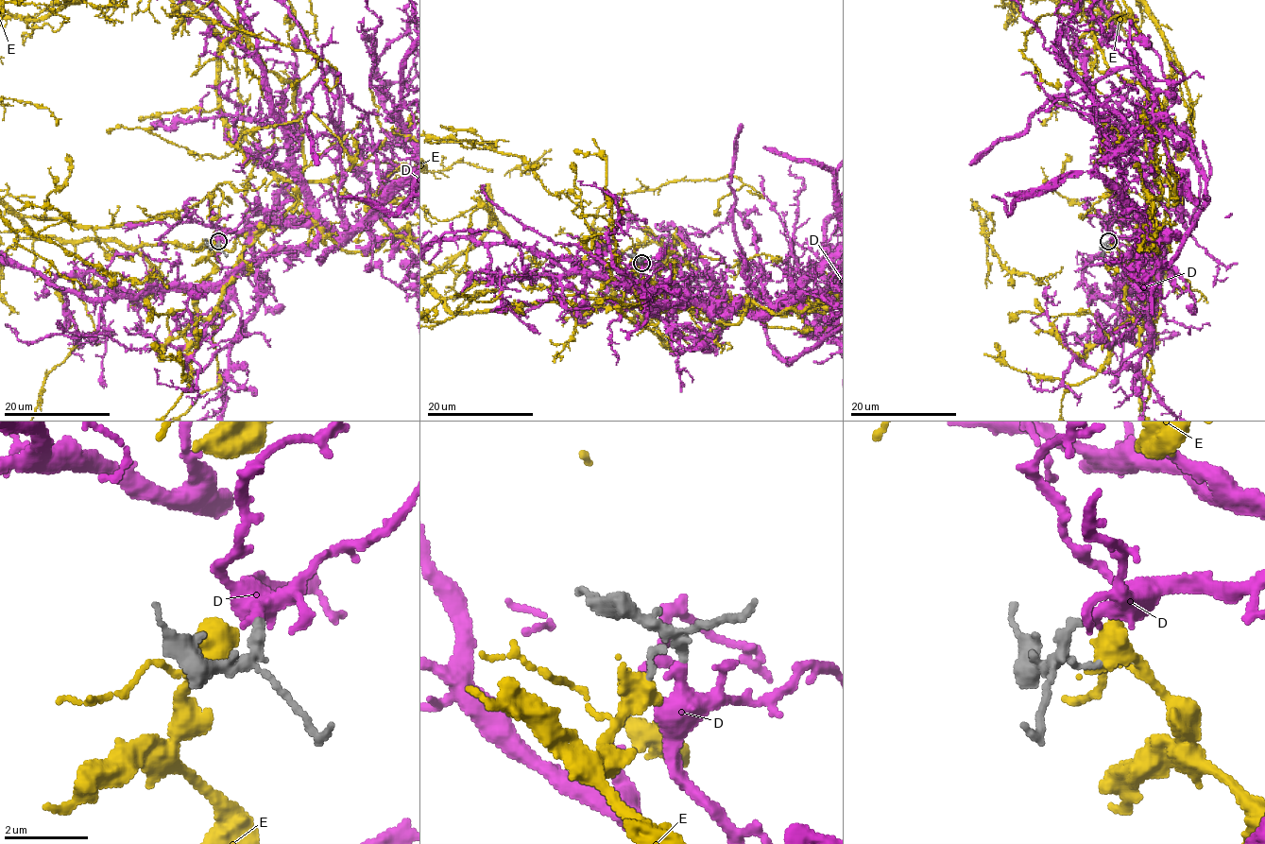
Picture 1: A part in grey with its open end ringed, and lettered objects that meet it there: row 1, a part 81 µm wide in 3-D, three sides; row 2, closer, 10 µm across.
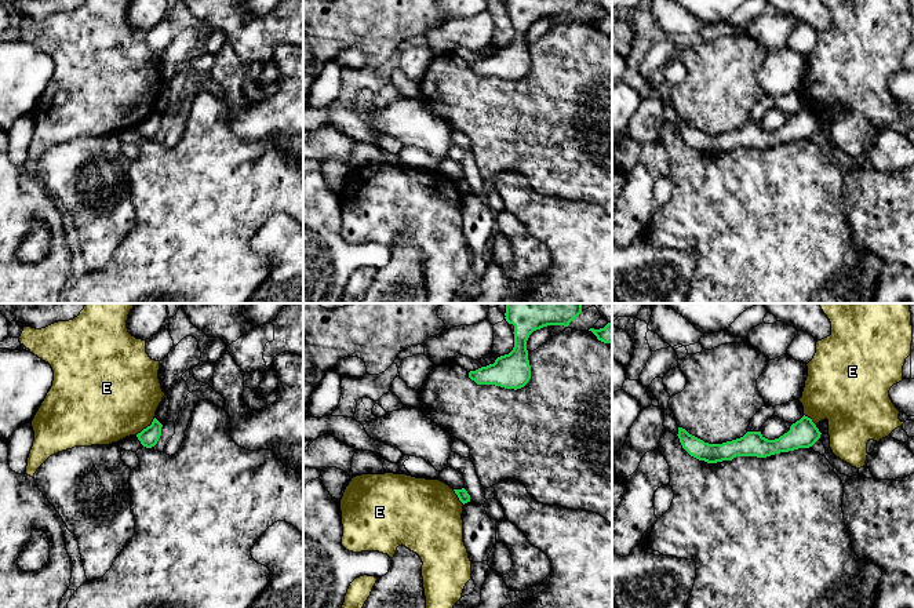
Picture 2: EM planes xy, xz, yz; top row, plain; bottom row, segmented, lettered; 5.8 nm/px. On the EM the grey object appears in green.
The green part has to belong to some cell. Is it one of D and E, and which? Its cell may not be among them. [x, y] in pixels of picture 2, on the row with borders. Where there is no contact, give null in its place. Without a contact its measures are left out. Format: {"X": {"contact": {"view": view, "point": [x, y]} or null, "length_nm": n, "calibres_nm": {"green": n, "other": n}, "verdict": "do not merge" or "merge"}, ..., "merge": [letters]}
{"D": {"contact": null, "verdict": "merge"}, "E": {"contact": {"view": "xy", "point": [146, 428]}, "length_nm": 160, "calibres_nm": {"green": 110, "other": 480}, "verdict": "do not merge"}, "merge": ["D"]}

